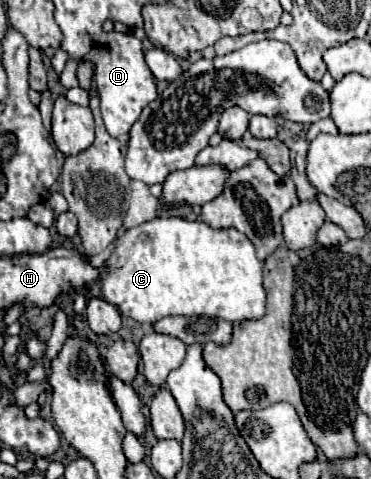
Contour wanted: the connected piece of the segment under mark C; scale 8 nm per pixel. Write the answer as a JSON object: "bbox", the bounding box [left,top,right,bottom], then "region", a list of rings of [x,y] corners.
{"bbox":[100,217,266,323],"region":[[[156,217],[138,227],[130,227],[116,239],[110,257],[106,259],[106,273],[100,279],[102,299],[116,305],[122,315],[150,323],[170,317],[220,317],[230,323],[244,319],[260,319],[264,315],[266,293],[262,287],[262,263],[256,259],[250,239],[236,229],[210,229],[204,221],[186,221],[180,217]]]}

